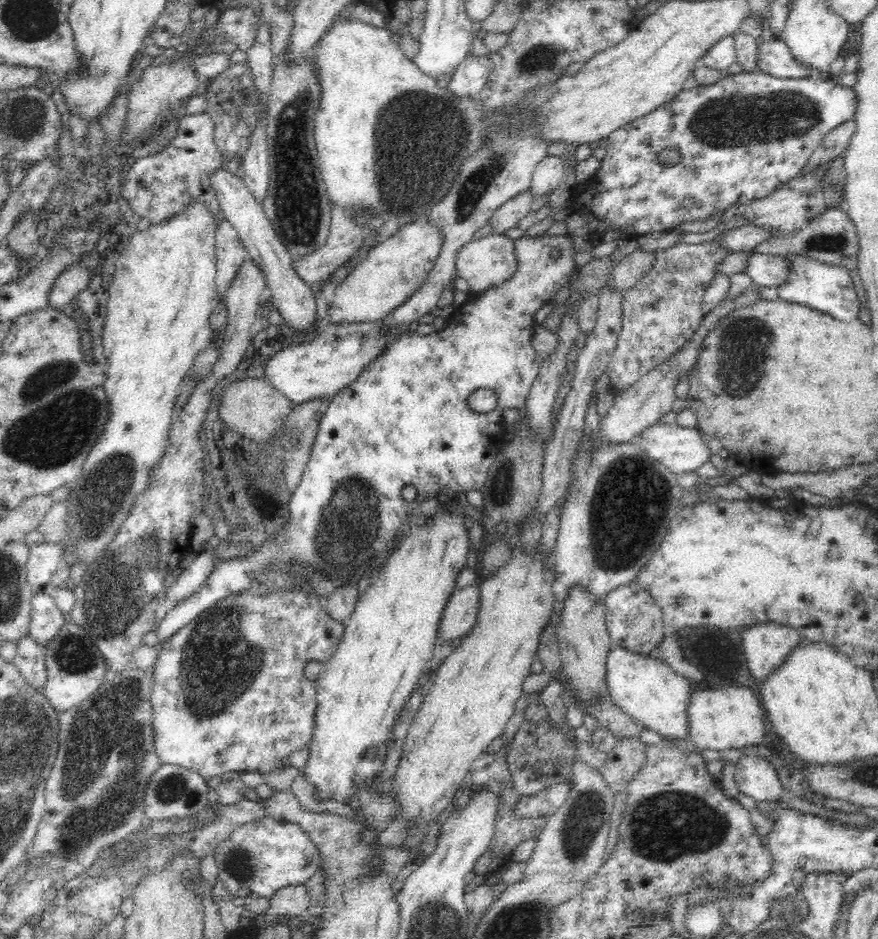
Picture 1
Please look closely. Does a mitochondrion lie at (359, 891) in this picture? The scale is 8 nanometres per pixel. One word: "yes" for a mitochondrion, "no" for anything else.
no

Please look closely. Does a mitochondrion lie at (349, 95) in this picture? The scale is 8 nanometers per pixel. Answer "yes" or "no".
no

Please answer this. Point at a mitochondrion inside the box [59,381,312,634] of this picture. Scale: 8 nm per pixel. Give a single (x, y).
(108, 484)

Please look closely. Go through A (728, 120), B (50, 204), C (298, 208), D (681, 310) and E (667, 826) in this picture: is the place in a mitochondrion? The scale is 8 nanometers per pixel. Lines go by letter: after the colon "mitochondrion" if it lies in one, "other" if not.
A: mitochondrion
B: other
C: mitochondrion
D: other
E: mitochondrion

